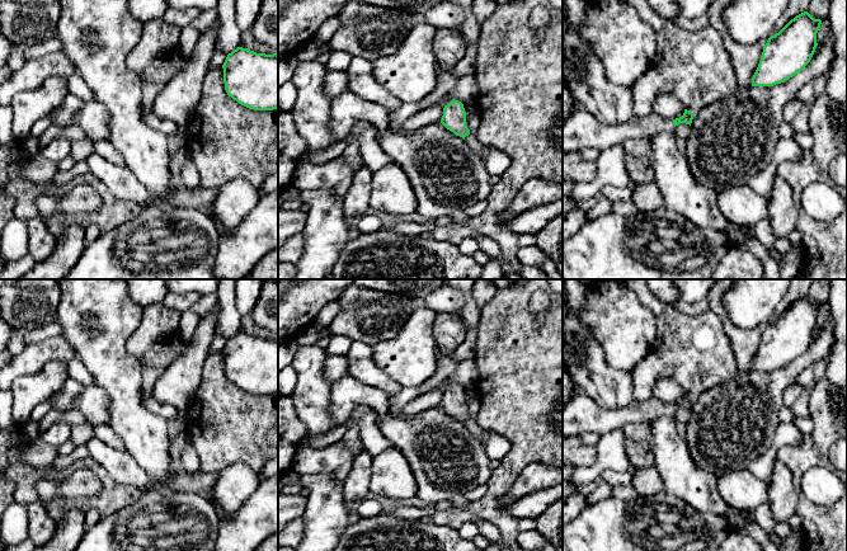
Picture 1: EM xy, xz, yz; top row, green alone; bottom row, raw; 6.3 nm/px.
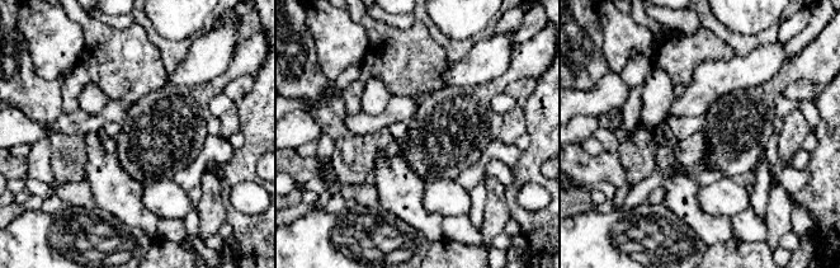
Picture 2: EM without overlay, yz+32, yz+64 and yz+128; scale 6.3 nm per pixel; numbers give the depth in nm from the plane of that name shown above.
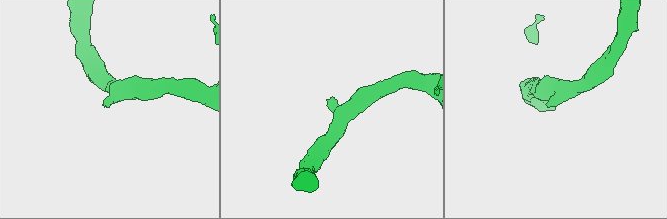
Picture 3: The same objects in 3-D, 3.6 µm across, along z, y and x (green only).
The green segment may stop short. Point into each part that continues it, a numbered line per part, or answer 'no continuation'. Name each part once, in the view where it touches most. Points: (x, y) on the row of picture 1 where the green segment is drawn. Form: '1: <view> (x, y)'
1: xz (446, 80)

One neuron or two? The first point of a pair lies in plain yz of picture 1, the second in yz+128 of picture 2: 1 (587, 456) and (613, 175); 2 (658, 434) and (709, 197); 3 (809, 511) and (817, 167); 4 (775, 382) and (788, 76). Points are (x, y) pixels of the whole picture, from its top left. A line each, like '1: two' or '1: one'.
1: one
2: two
3: one
4: one

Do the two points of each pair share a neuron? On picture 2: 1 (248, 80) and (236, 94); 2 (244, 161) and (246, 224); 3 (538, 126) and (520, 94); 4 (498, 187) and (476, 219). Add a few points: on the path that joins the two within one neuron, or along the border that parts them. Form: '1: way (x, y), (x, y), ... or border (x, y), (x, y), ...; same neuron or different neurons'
1: way (244, 84), (237, 90); same neuron
2: way (231, 177), (226, 198), (231, 210); same neuron
3: border (538, 80), (523, 107); different neurons
4: border (484, 182), (485, 205), (482, 226), (480, 229); different neurons

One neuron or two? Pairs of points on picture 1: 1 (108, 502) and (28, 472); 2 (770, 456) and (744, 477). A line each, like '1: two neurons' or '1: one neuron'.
1: one neuron
2: two neurons

